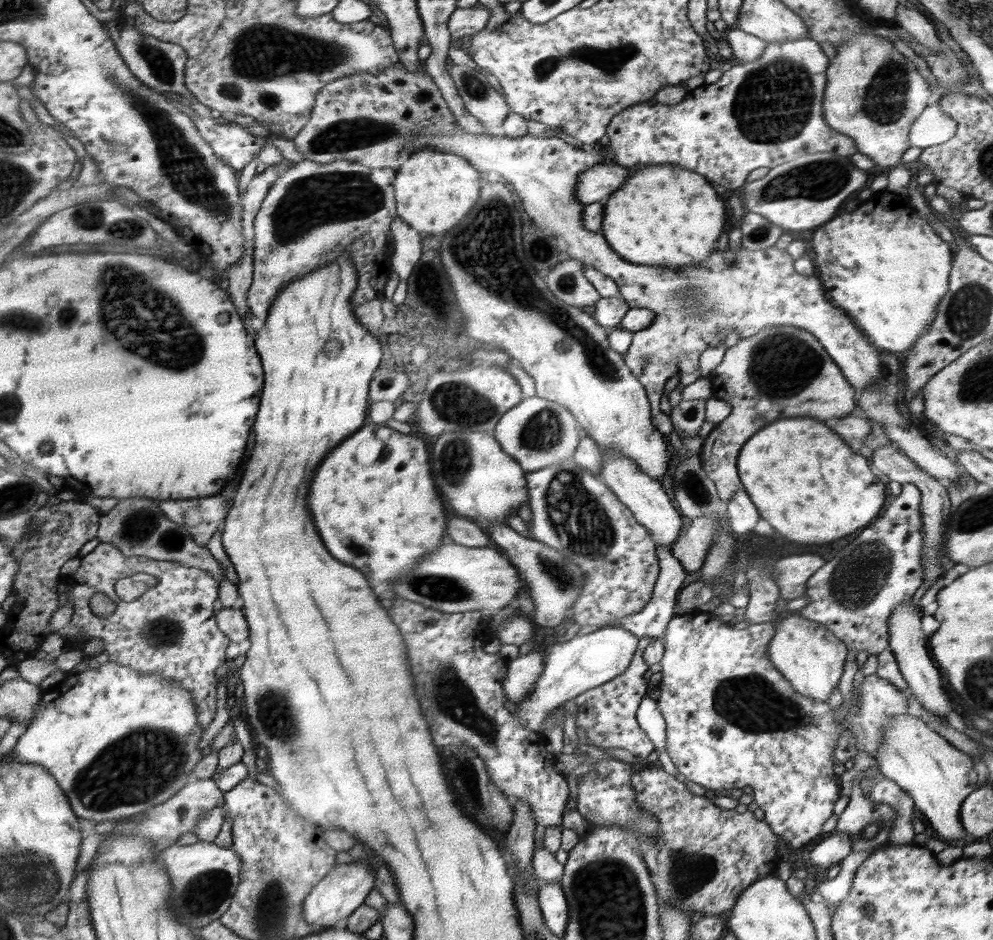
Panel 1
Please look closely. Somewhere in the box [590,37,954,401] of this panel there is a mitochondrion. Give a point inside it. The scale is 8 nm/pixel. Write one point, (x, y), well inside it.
(773, 103)

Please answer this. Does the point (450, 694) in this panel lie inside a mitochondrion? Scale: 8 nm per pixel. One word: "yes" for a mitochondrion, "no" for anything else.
yes

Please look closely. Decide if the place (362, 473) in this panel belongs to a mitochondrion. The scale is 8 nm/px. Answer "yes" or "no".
no

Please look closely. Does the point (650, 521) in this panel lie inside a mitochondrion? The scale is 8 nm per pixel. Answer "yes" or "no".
no

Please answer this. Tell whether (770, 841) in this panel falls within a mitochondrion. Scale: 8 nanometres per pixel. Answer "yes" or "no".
no

